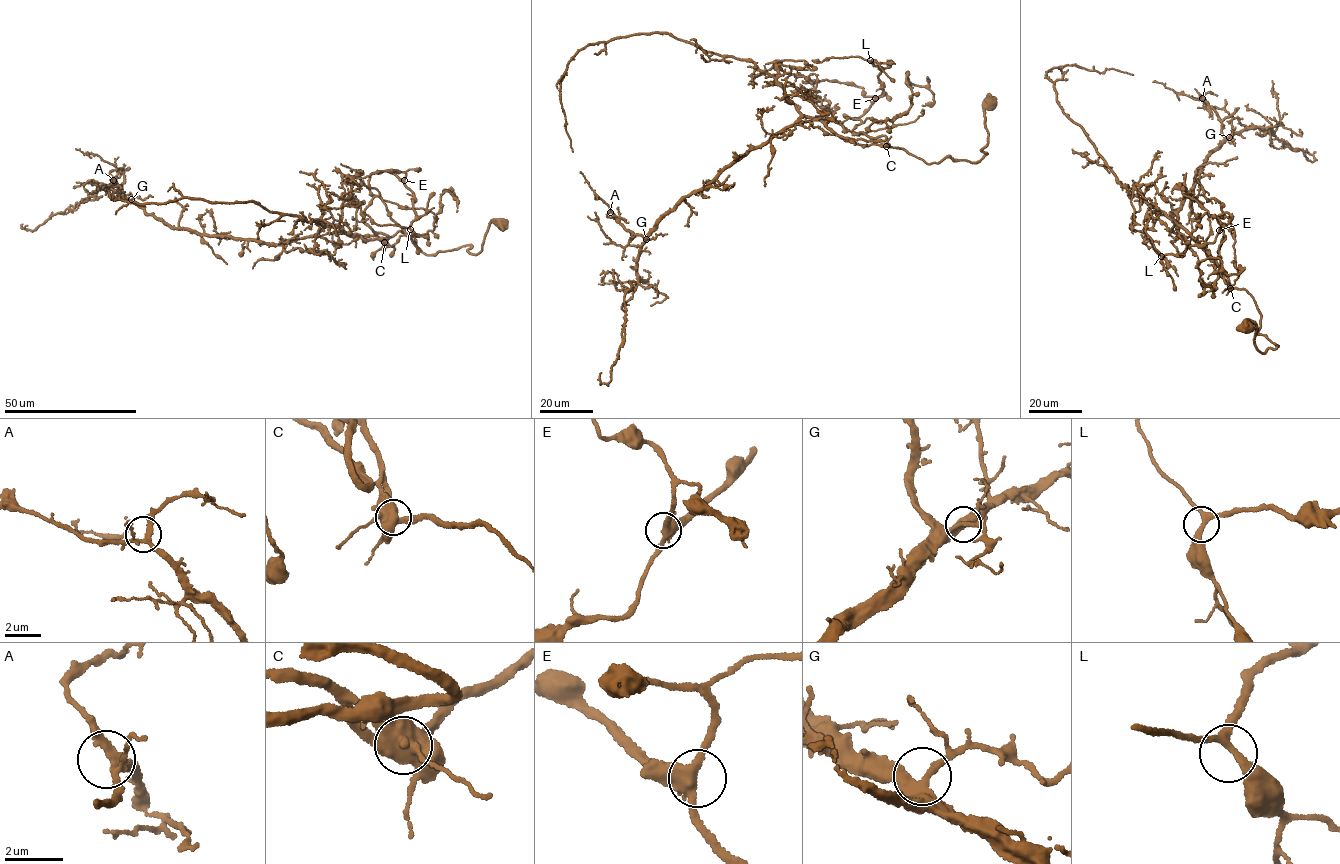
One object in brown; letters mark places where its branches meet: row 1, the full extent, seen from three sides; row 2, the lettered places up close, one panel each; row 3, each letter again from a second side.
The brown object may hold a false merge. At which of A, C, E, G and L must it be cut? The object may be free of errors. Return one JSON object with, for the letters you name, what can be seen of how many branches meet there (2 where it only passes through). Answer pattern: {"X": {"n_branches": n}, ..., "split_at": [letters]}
{"split_at": []}

